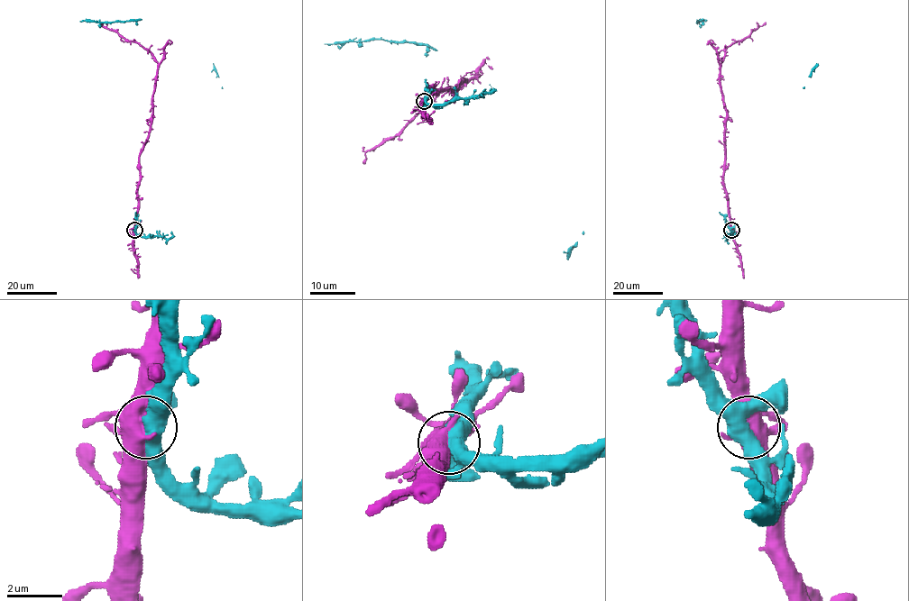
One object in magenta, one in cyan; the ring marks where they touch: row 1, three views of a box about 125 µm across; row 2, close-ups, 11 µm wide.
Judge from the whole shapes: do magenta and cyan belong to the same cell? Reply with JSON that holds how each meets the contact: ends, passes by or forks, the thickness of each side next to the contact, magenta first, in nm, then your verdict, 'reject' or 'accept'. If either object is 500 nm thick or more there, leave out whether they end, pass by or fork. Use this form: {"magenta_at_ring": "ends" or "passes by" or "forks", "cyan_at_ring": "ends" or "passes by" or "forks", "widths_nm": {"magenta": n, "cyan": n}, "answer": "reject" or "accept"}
{"widths_nm": {"magenta": 500, "cyan": 480}, "answer": "reject"}

